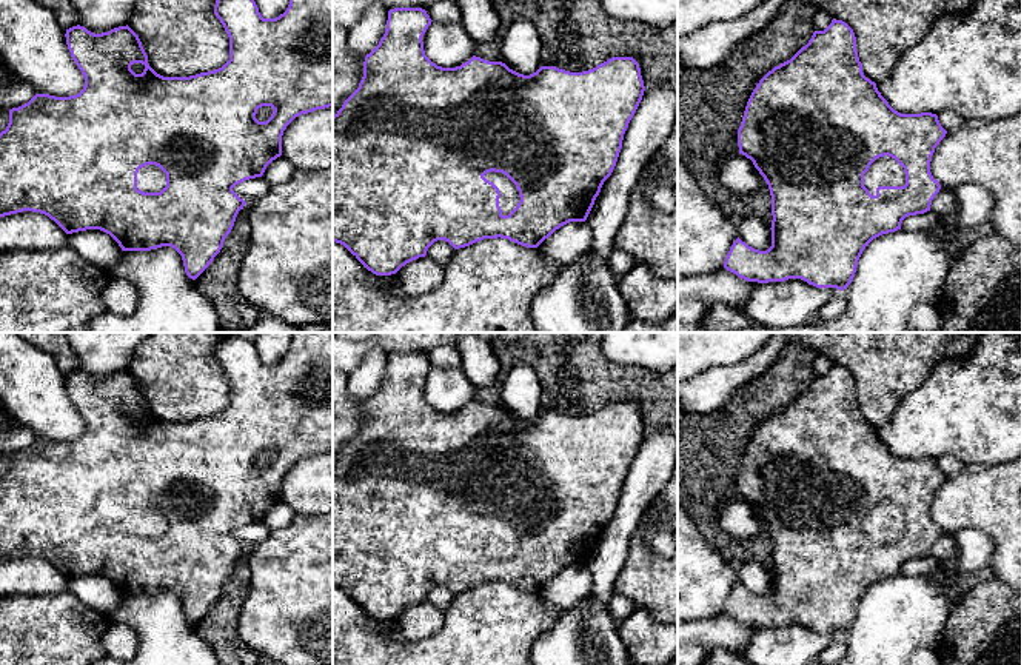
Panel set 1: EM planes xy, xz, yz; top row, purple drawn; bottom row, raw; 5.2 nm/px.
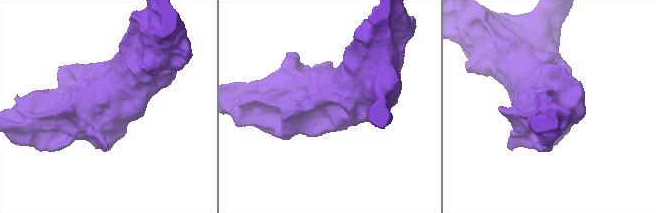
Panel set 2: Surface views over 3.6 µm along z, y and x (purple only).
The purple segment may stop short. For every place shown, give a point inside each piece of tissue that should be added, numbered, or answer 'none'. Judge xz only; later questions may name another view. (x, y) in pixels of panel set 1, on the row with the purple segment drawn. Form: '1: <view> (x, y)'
1: xz (508, 199)

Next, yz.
1: yz (884, 171)

